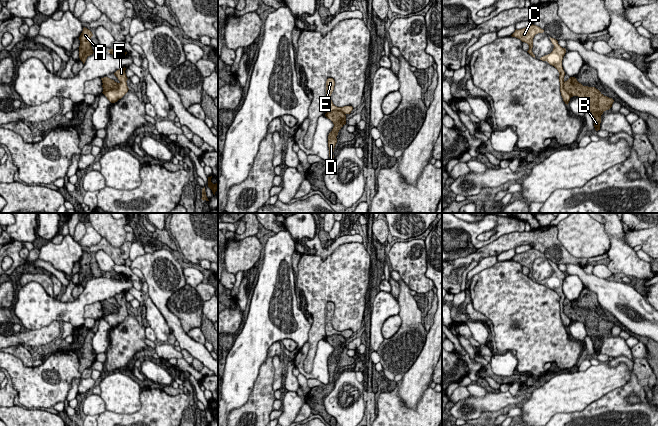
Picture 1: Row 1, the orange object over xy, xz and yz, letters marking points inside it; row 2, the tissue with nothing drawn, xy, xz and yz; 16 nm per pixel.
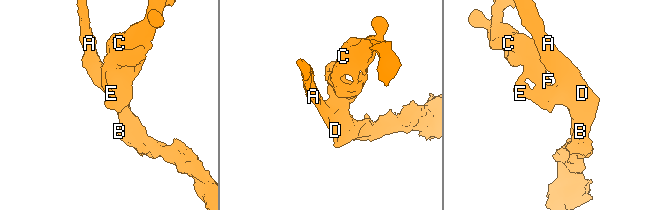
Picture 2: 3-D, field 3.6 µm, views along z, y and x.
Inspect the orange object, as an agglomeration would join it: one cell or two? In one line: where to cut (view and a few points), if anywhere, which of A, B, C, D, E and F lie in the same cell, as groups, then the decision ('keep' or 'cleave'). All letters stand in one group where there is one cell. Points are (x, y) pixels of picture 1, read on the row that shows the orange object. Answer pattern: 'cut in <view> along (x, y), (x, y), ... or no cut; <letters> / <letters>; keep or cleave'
cut in xy along (103, 83), (109, 88), (118, 87); A B D / C E F; cleave

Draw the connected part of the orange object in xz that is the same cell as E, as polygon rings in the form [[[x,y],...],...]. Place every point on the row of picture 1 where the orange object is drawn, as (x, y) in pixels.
[[[328,78],[326,81],[326,99],[325,99],[326,112],[338,110],[338,111],[342,111],[344,114],[350,114],[351,111],[353,110],[352,106],[337,107],[333,104],[330,96],[334,90],[334,86],[335,86],[334,79]]]

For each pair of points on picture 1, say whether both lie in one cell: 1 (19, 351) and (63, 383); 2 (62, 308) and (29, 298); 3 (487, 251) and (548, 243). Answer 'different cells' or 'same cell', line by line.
1: different cells
2: same cell
3: same cell

